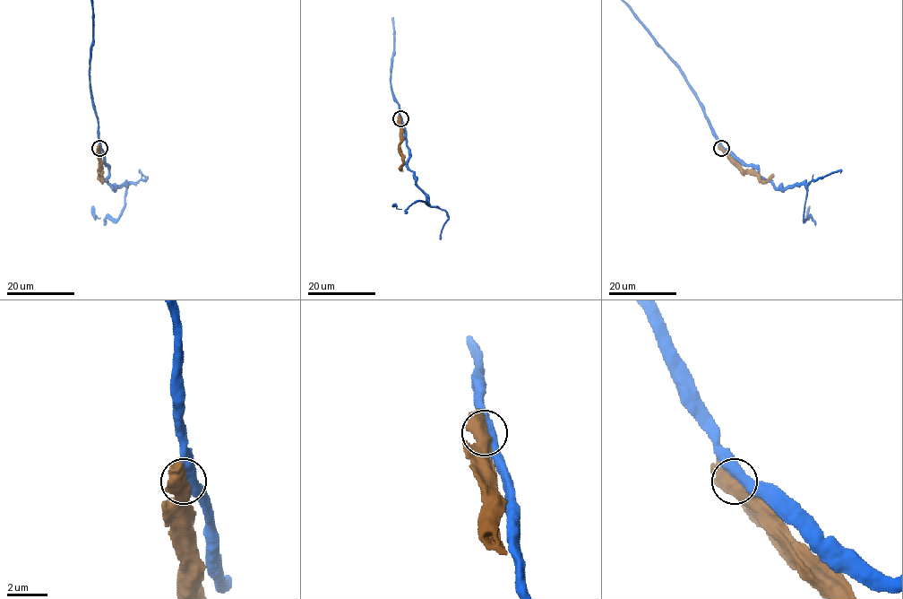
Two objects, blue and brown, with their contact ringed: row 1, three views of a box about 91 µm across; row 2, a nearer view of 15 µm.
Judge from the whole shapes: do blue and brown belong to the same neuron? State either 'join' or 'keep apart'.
keep apart

